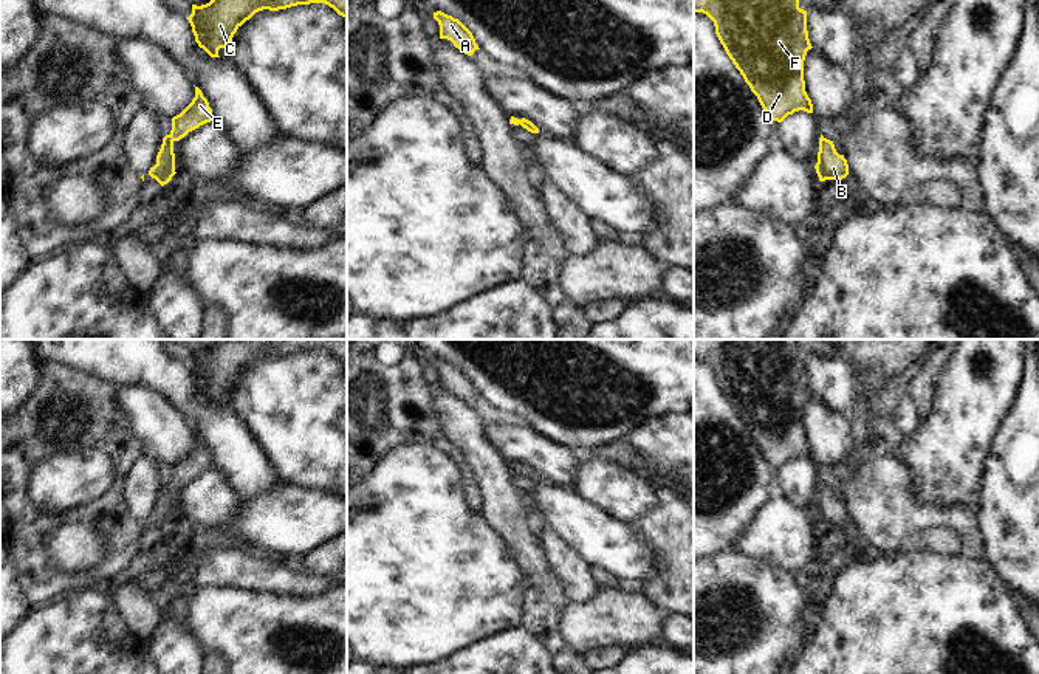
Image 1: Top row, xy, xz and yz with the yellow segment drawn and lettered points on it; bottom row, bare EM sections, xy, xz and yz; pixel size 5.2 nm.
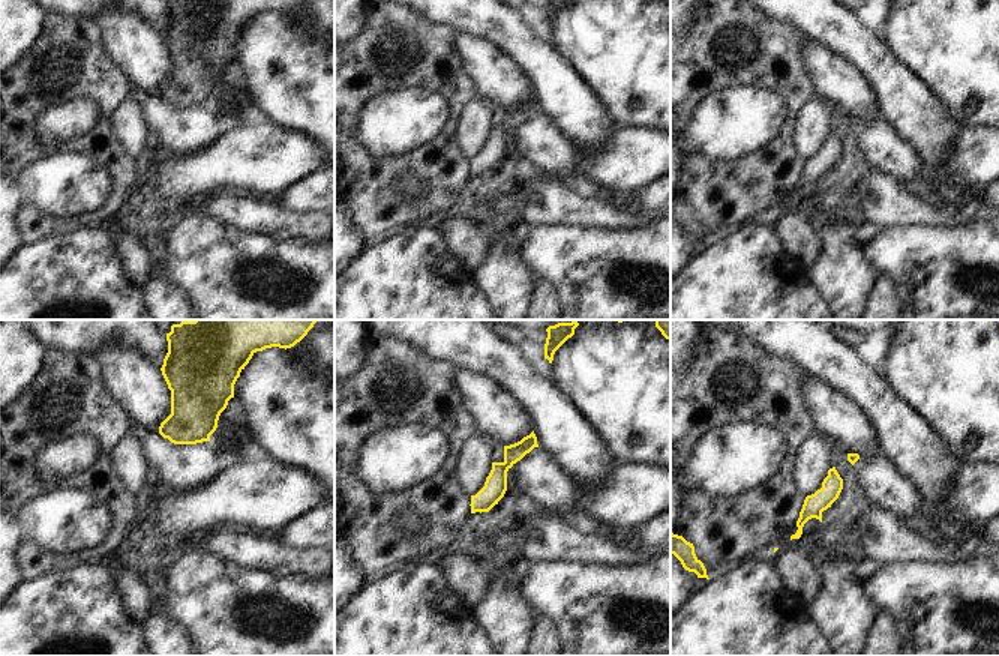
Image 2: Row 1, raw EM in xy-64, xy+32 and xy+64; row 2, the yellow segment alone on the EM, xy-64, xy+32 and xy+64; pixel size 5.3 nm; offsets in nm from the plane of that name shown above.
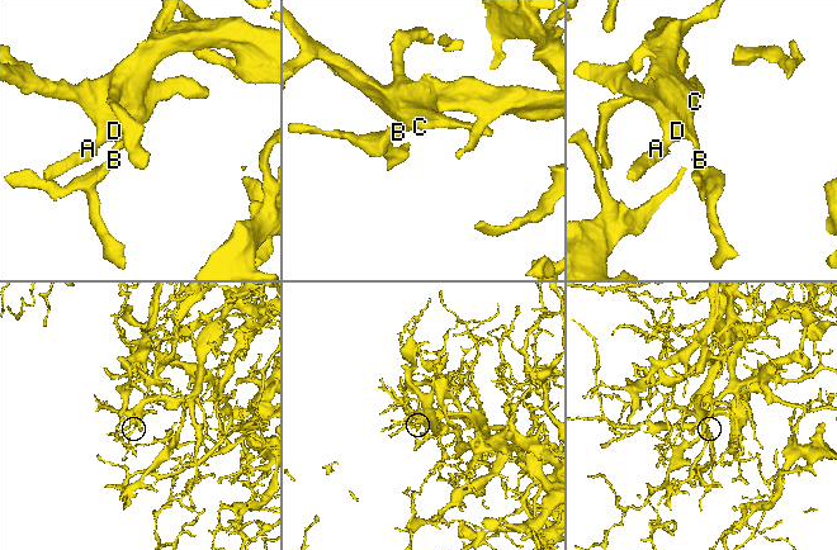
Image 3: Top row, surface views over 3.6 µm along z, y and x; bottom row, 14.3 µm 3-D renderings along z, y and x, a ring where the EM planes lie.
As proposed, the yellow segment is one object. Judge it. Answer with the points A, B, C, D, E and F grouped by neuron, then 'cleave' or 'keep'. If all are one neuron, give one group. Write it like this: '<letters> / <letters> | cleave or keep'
A B C D E F | keep

